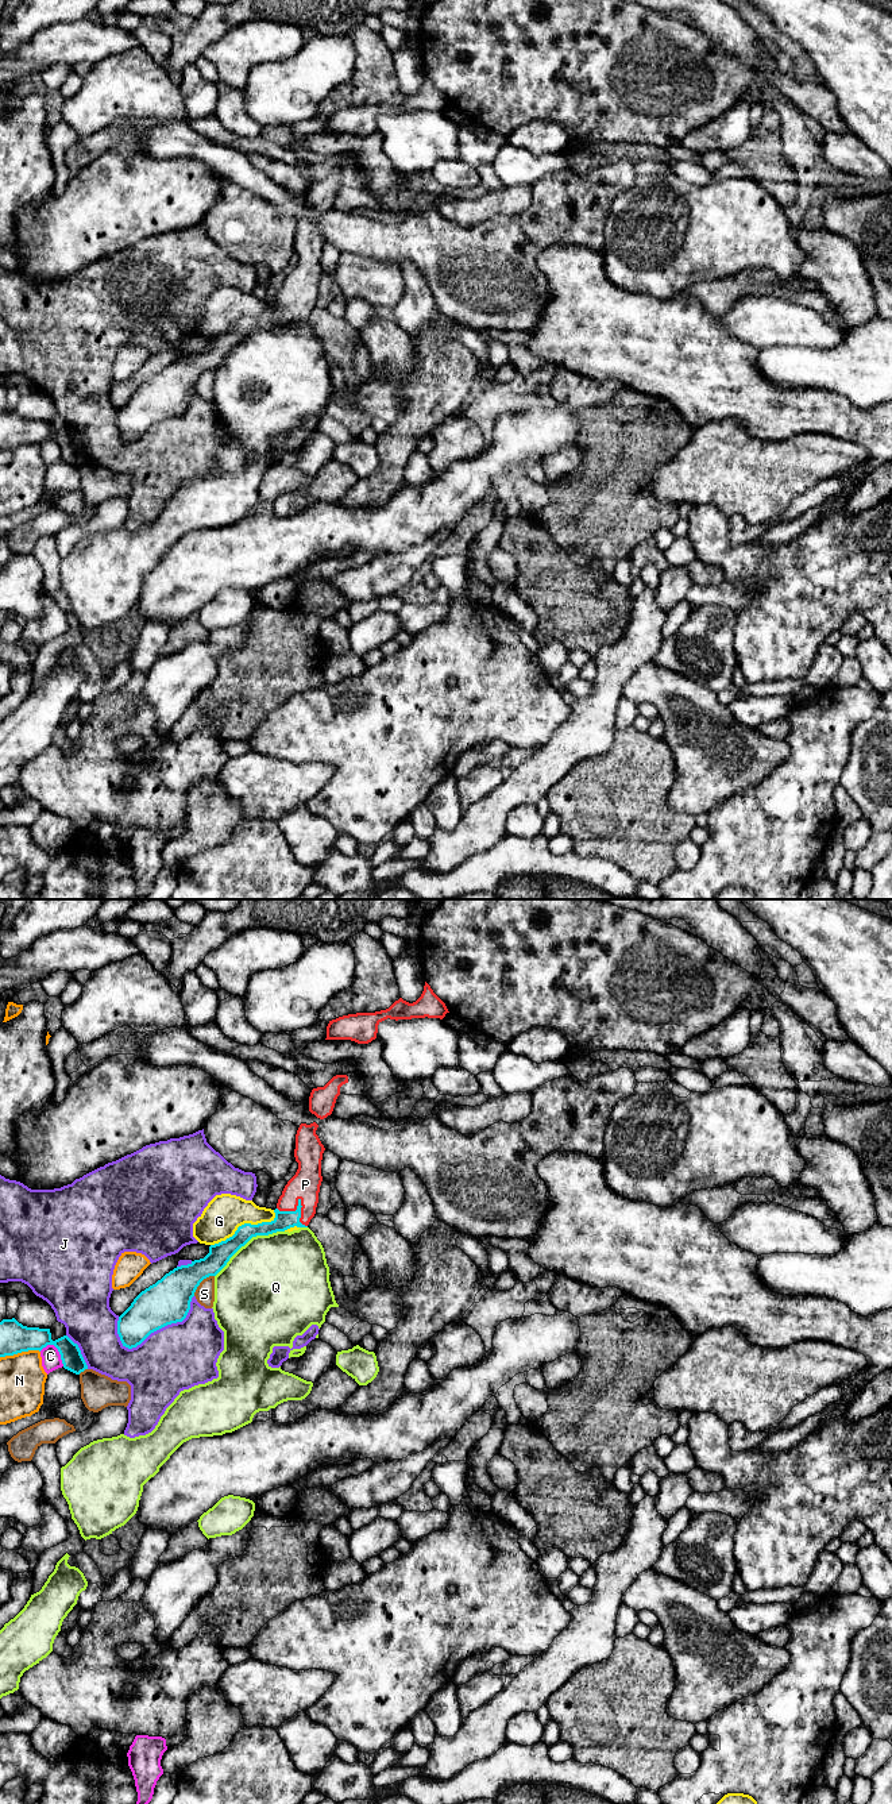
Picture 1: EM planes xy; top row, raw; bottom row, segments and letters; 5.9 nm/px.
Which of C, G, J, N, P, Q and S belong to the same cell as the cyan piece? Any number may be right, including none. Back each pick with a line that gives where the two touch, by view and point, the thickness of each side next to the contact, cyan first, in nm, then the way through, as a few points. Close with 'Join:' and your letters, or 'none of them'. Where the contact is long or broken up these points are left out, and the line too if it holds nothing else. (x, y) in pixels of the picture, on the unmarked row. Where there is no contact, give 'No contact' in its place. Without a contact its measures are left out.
P: Touches cyan at xy (300, 297). Thickness 110 nm (cyan) against 180 nm. Path across: xy (284, 312), (300, 297), (300, 288), (305, 277)
Join: P

